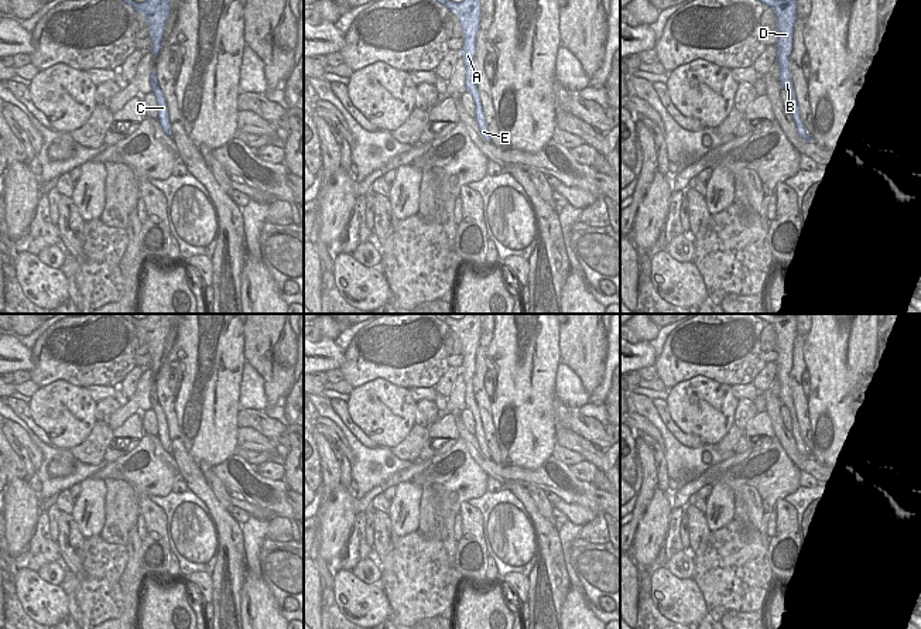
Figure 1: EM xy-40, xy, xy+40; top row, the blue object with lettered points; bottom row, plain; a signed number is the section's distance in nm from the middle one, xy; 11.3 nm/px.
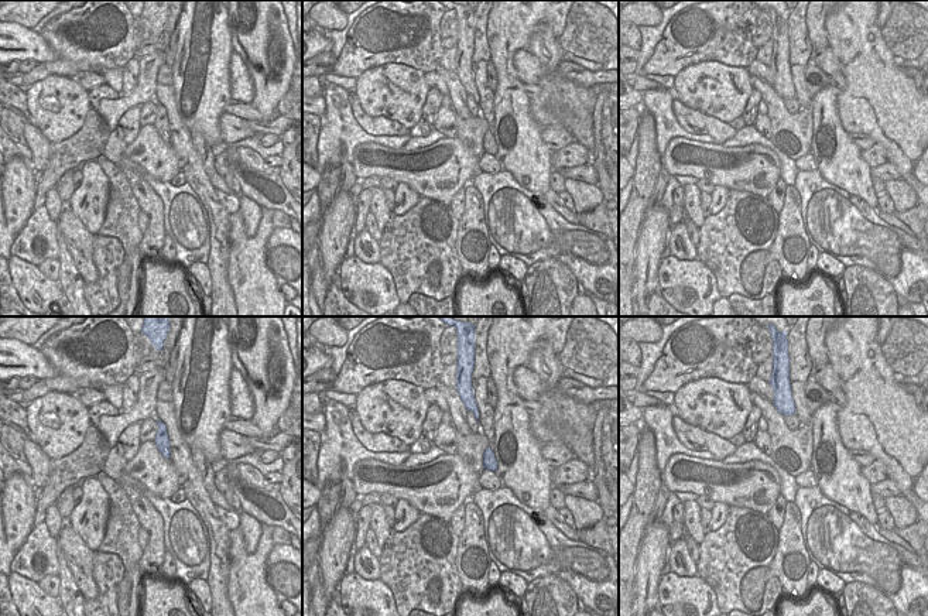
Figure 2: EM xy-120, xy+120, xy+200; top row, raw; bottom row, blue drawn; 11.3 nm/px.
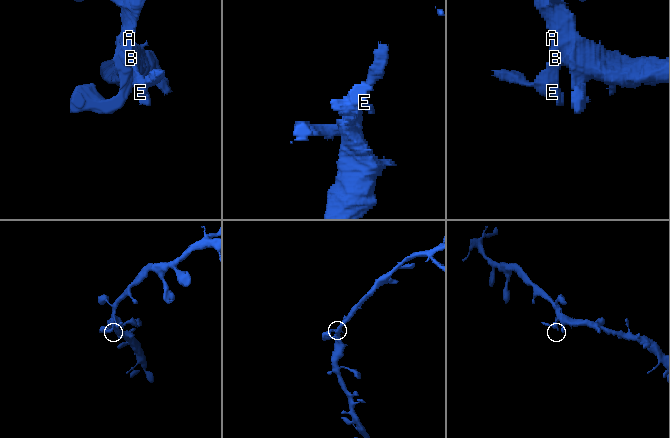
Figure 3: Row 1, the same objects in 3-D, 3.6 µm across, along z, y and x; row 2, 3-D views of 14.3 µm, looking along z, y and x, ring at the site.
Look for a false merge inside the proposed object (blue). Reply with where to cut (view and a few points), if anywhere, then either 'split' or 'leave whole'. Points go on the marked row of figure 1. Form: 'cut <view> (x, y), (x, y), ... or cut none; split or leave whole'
cut none; leave whole

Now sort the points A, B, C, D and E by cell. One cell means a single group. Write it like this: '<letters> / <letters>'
A B C D E

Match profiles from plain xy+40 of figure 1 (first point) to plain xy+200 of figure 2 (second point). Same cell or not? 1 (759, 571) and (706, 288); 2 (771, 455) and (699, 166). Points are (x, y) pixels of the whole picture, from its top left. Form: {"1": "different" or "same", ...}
{"1": "different", "2": "same"}

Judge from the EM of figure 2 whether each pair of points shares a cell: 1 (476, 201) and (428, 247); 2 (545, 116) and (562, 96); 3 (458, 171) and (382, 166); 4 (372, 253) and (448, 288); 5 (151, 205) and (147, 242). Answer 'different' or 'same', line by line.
1: different
2: same
3: same
4: different
5: same

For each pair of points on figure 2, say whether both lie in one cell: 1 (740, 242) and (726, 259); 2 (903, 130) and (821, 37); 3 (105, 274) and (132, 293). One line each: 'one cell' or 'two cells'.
1: one cell
2: two cells
3: two cells

